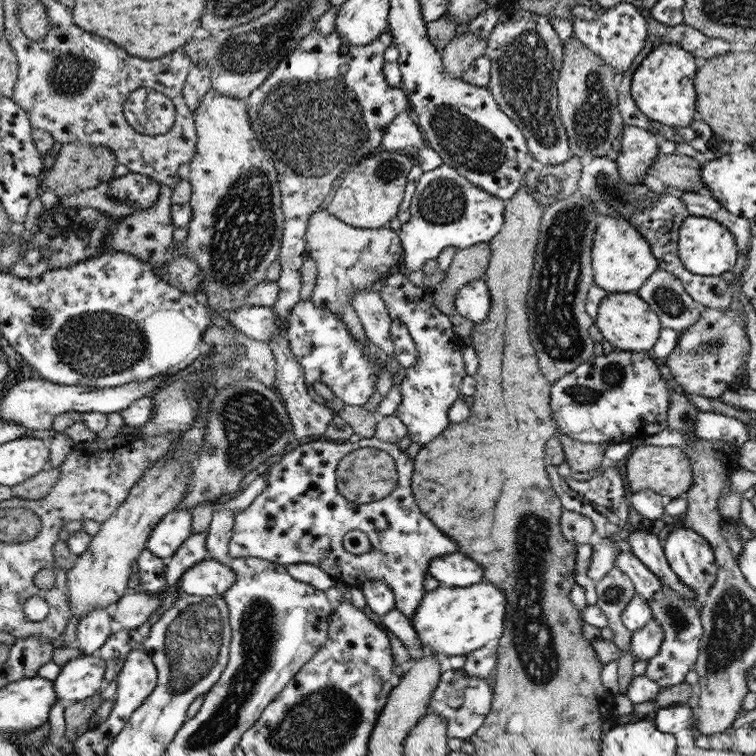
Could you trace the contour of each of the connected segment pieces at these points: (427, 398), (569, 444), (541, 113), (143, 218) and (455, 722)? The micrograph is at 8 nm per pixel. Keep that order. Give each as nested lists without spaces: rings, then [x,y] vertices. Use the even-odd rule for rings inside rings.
[[[400,273],[388,276],[378,293],[386,302],[391,320],[400,320],[408,328],[418,350],[416,363],[406,368],[401,382],[401,403],[394,413],[406,425],[411,442],[423,447],[450,424],[448,410],[458,400],[459,386],[467,372],[463,362],[464,342],[454,332],[452,321],[438,310],[430,298],[430,289],[414,286],[407,277]]]
[[[564,433],[557,435],[562,442],[565,461],[571,468],[571,474],[584,473],[602,465],[607,445],[602,443],[584,443]]]
[[[516,8],[512,13],[505,11],[498,17],[497,24],[488,37],[484,54],[492,62],[491,80],[487,87],[506,116],[509,116],[522,132],[526,147],[536,158],[538,166],[556,166],[572,157],[569,139],[558,110],[556,92],[563,66],[563,46],[548,17]]]
[[[160,183],[160,195],[156,203],[146,211],[134,212],[122,218],[118,226],[112,230],[112,234],[106,236],[104,240],[106,250],[130,253],[150,265],[158,263],[158,267],[162,267],[168,259],[172,259],[174,255],[172,234],[176,230],[176,225],[172,223],[172,213],[170,213],[173,205],[170,199],[172,192],[172,187]]]
[[[450,669],[441,673],[440,682],[432,694],[430,710],[446,718],[448,738],[462,738],[468,740],[476,734],[476,730],[483,726],[483,723],[491,709],[493,689],[487,679],[472,677],[463,669]]]

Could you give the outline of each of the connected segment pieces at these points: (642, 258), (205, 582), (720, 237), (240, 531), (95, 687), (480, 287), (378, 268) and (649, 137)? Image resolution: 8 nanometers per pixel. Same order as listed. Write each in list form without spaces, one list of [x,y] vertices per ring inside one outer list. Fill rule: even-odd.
[[[604,215],[597,225],[591,248],[593,282],[608,293],[636,292],[654,272],[659,270],[658,261],[650,251],[650,243],[624,217]]]
[[[205,559],[186,570],[175,589],[203,597],[222,596],[234,584],[236,573],[232,567],[217,560]]]
[[[688,215],[678,228],[678,254],[689,272],[700,277],[721,276],[725,272],[737,271],[740,252],[732,232],[712,218]]]
[[[375,436],[362,438],[354,444],[346,440],[343,442],[321,440],[304,444],[296,443],[281,458],[280,462],[272,463],[268,470],[266,489],[259,495],[246,510],[238,512],[235,517],[234,529],[228,546],[228,553],[232,560],[236,558],[255,557],[271,561],[282,566],[298,563],[320,567],[334,582],[345,584],[349,588],[360,587],[364,581],[380,579],[390,587],[395,598],[394,609],[402,612],[410,623],[418,606],[426,594],[424,589],[424,578],[428,573],[428,565],[434,558],[459,552],[461,549],[456,542],[453,542],[444,532],[440,531],[422,513],[416,505],[413,491],[411,490],[411,477],[414,470],[414,458],[410,458],[404,450],[398,448],[397,443],[385,443]],[[372,447],[386,451],[395,459],[399,483],[393,492],[390,492],[380,501],[369,503],[364,506],[349,502],[347,498],[338,493],[336,469],[340,459],[349,452]],[[360,530],[368,536],[372,550],[366,555],[351,554],[345,550],[343,539],[347,532]]]
[[[99,654],[80,655],[61,667],[53,680],[58,700],[70,705],[92,697],[104,687],[106,661]]]
[[[483,279],[466,284],[456,292],[454,305],[458,313],[476,324],[485,321],[490,312],[492,299]]]
[[[324,204],[308,218],[304,241],[306,241],[305,256],[311,256],[316,261],[318,270],[316,285],[310,300],[314,305],[338,315],[346,323],[350,335],[354,335],[358,343],[364,345],[368,355],[378,359],[379,357],[375,355],[378,348],[372,344],[365,345],[368,342],[366,330],[356,310],[352,308],[352,295],[356,291],[368,288],[376,280],[382,281],[382,278],[388,276],[388,270],[394,264],[398,264],[404,252],[399,231],[391,229],[390,226],[375,229],[350,226],[338,220],[336,216],[332,216]]]
[[[624,124],[621,133],[622,147],[610,155],[618,164],[618,174],[628,184],[642,184],[648,170],[658,156],[659,145],[652,132]]]

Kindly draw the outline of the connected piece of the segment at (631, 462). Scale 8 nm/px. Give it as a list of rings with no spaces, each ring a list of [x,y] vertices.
[[[640,445],[629,454],[626,470],[626,478],[634,494],[640,490],[652,490],[666,500],[671,500],[683,497],[694,483],[690,459],[680,446]]]

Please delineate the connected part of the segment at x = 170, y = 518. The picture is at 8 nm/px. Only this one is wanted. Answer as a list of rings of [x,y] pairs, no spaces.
[[[191,509],[166,514],[150,533],[147,550],[162,560],[169,560],[192,536]]]

